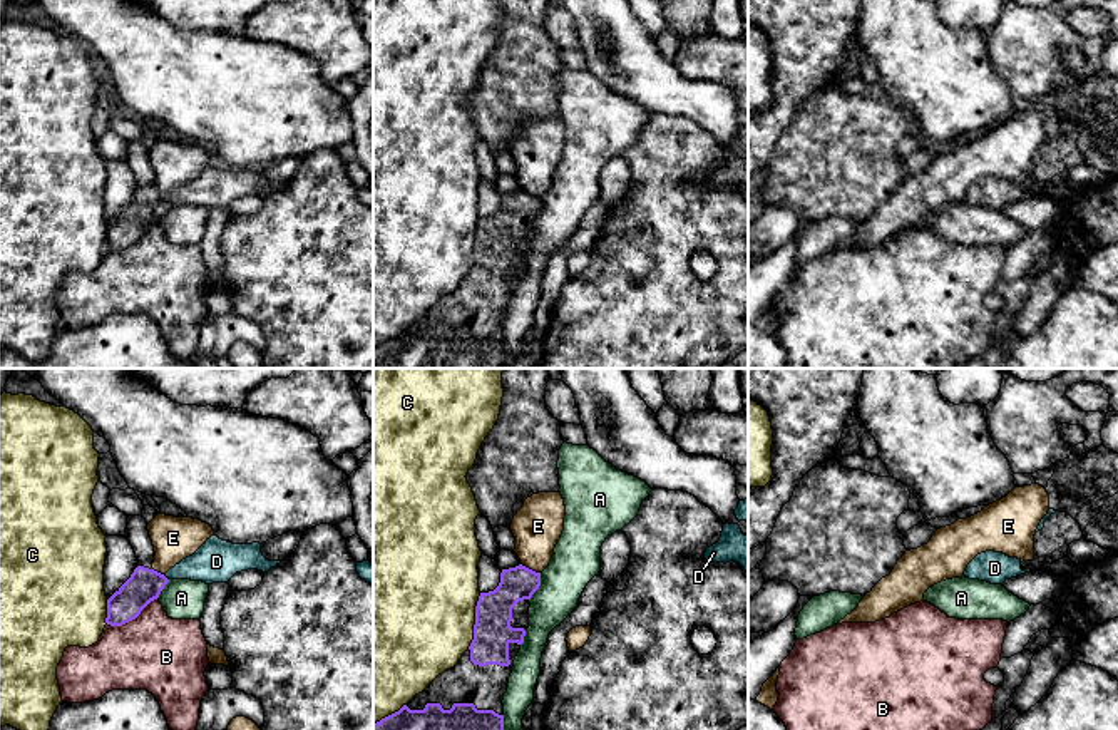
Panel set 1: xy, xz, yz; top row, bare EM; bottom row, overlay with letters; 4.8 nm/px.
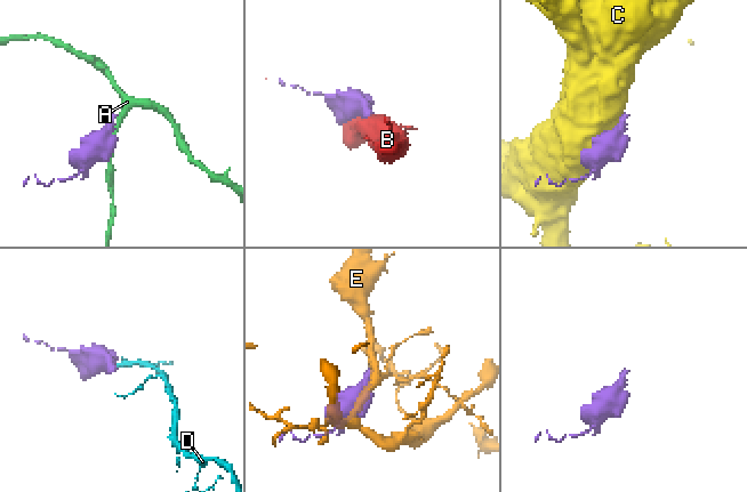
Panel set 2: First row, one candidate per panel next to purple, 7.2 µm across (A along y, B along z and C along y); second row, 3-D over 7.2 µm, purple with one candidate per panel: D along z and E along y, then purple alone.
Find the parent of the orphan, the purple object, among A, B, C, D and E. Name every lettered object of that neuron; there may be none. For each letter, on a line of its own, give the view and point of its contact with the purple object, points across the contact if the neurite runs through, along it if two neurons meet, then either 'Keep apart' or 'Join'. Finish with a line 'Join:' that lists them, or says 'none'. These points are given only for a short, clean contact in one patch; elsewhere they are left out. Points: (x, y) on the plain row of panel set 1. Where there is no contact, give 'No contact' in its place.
A: Touches purple at xz (538, 211). Keep apart
B: Touches purple at xy (131, 245). Keep apart
C: Touches purple at xz (476, 246). Keep apart
D: Touches purple at xy (164, 201). Path across: xy (144, 210), (164, 201), (213, 186). Join
E: Touches purple at xz (531, 195). Keep apart
Join: D

